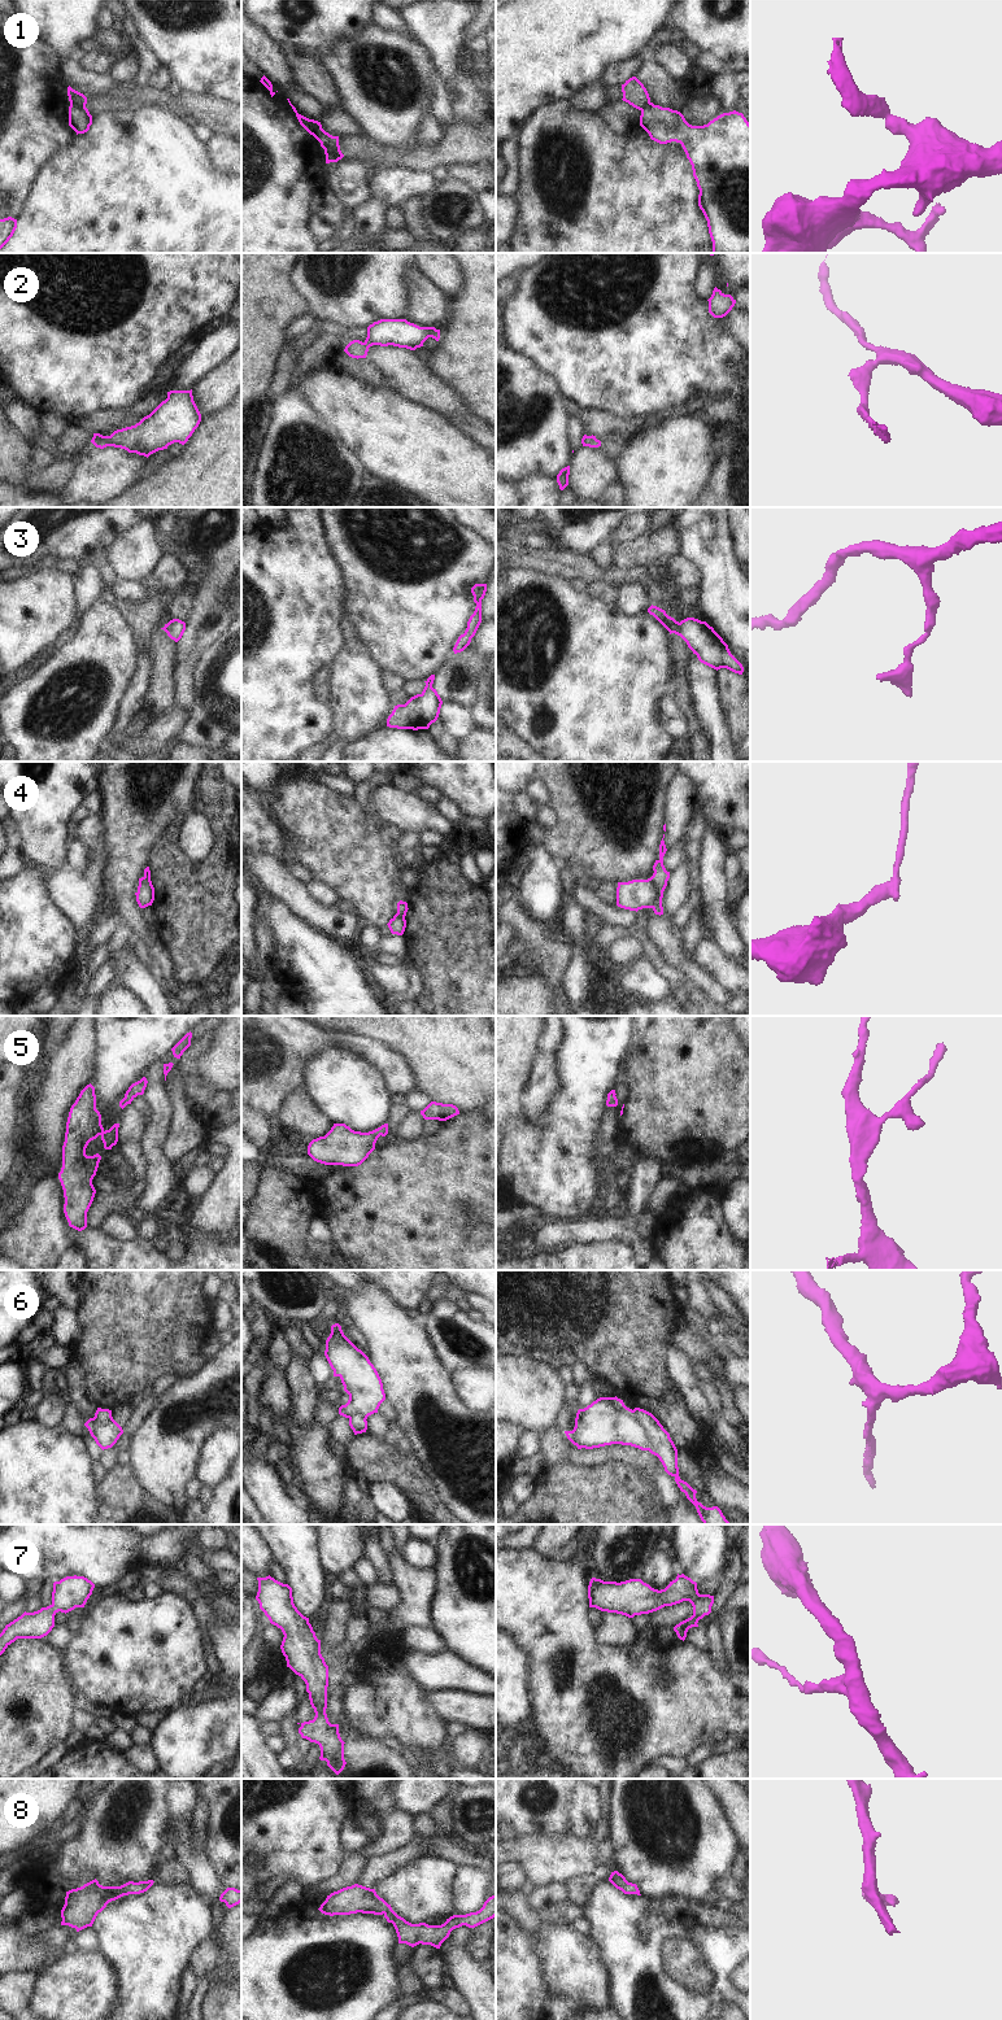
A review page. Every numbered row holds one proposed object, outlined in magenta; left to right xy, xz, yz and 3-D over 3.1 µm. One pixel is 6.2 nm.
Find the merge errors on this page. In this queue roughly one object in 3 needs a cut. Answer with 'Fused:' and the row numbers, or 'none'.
Fused: 1, 4, 6

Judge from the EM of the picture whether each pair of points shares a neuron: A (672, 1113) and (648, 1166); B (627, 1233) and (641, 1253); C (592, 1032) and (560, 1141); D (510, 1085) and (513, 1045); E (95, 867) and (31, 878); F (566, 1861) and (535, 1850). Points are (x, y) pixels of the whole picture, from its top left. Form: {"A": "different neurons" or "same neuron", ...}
{"A": "different neurons", "B": "same neuron", "C": "same neuron", "D": "same neuron", "E": "different neurons", "F": "same neuron"}

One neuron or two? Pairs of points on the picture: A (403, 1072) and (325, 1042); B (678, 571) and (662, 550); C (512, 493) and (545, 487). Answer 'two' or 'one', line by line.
A: one
B: two
C: one

